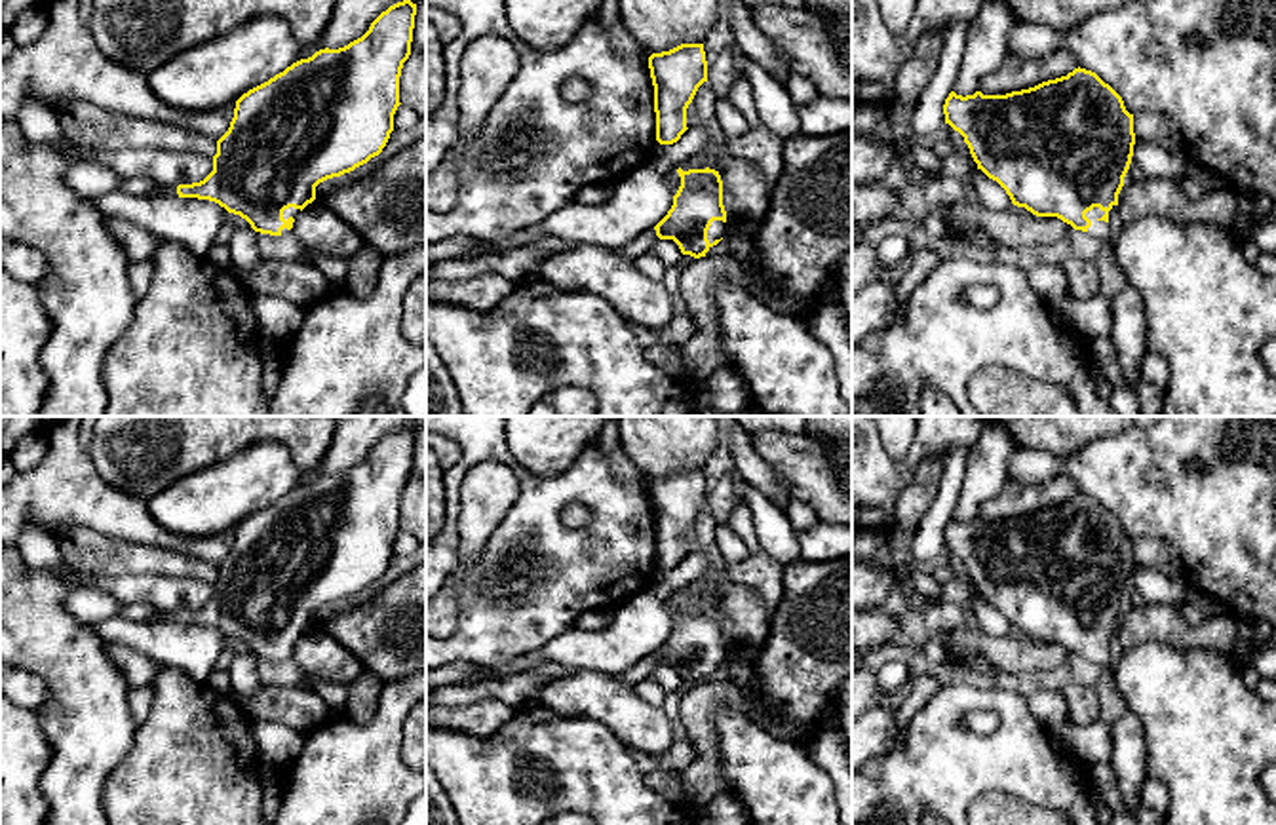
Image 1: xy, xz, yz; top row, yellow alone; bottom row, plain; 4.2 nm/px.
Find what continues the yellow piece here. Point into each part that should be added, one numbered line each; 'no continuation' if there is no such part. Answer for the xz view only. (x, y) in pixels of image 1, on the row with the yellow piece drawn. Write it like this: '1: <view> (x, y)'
1: xz (717, 229)

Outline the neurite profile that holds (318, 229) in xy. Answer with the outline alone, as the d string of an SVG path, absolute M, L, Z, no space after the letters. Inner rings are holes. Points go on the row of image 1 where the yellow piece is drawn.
M321 200L308 203L293 222L293 236L306 253L316 251L348 260L365 240Z

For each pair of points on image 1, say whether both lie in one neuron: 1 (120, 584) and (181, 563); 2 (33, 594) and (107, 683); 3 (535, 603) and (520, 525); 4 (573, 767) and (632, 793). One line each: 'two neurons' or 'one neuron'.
1: two neurons
2: one neuron
3: one neuron
4: one neuron

